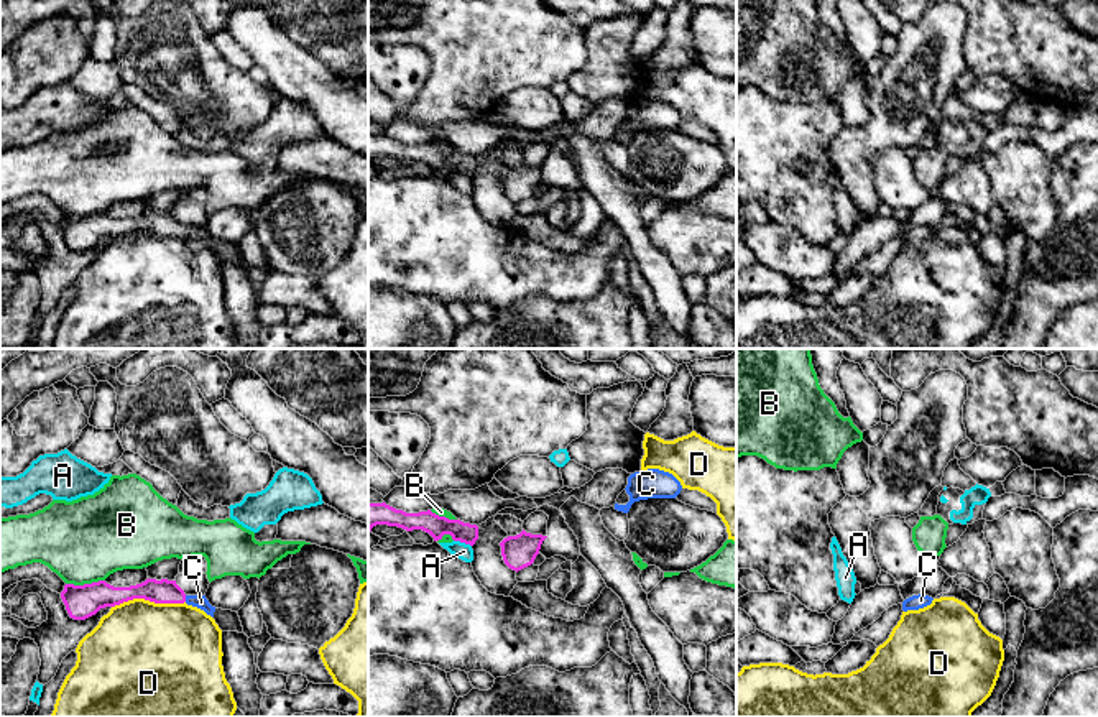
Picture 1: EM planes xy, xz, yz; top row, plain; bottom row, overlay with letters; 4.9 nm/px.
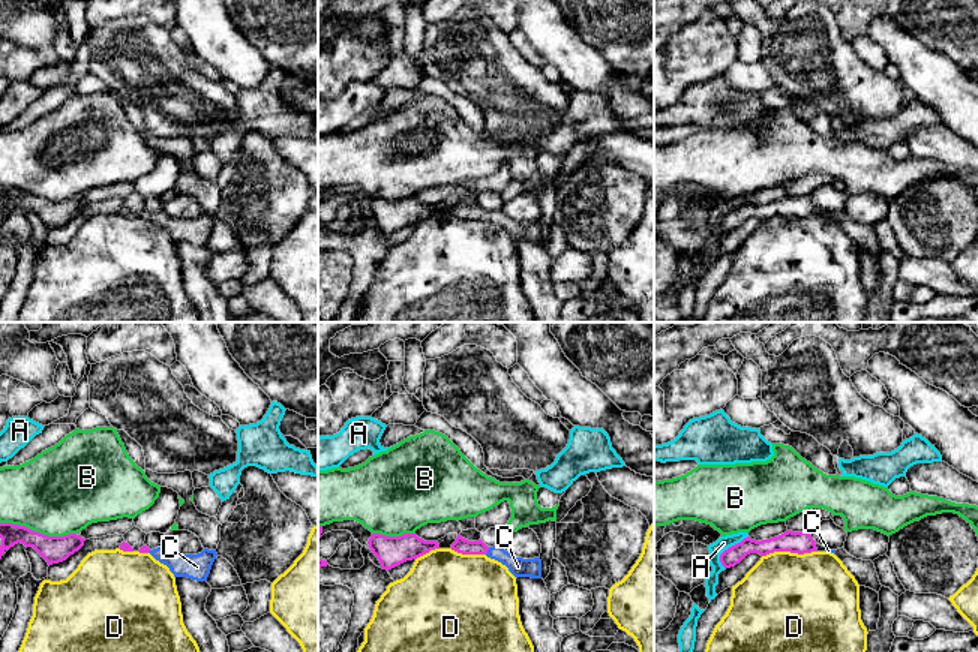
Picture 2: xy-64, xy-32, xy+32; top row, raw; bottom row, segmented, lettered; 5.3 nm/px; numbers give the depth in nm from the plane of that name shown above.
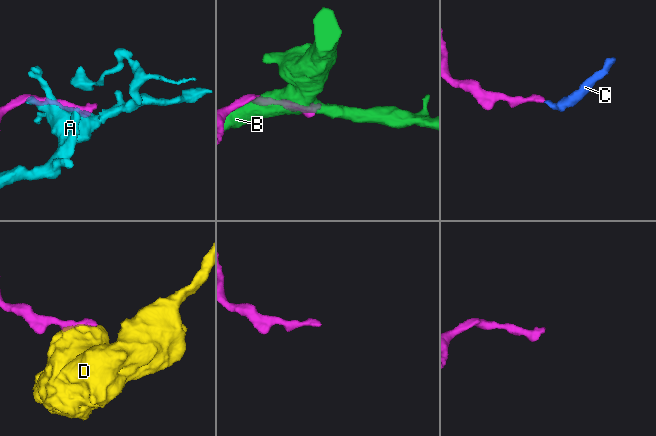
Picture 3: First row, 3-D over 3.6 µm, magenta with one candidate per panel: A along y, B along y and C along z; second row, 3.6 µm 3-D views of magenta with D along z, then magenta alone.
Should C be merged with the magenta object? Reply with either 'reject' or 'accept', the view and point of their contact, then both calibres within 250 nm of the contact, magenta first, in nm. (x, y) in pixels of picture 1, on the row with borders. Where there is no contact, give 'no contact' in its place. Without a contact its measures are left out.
accept; contact xy (184, 599); calibres 120 and 70 nm

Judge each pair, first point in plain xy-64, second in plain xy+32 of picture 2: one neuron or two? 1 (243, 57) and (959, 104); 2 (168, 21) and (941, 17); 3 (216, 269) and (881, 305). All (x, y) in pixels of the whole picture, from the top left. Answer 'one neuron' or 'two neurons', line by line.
1: one neuron
2: one neuron
3: two neurons

